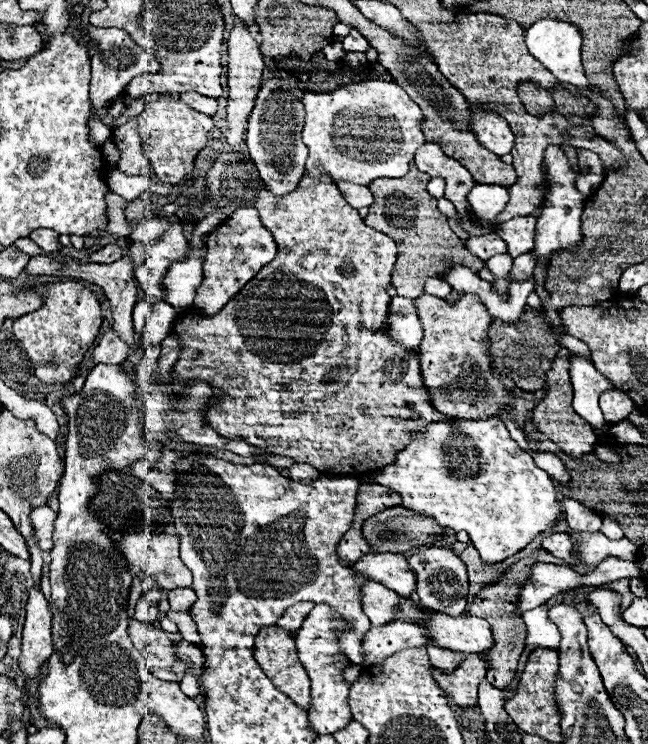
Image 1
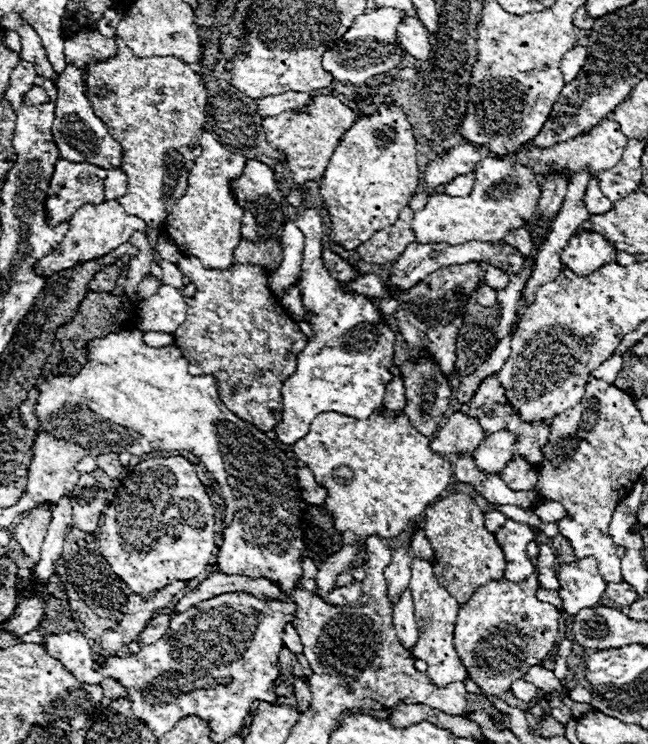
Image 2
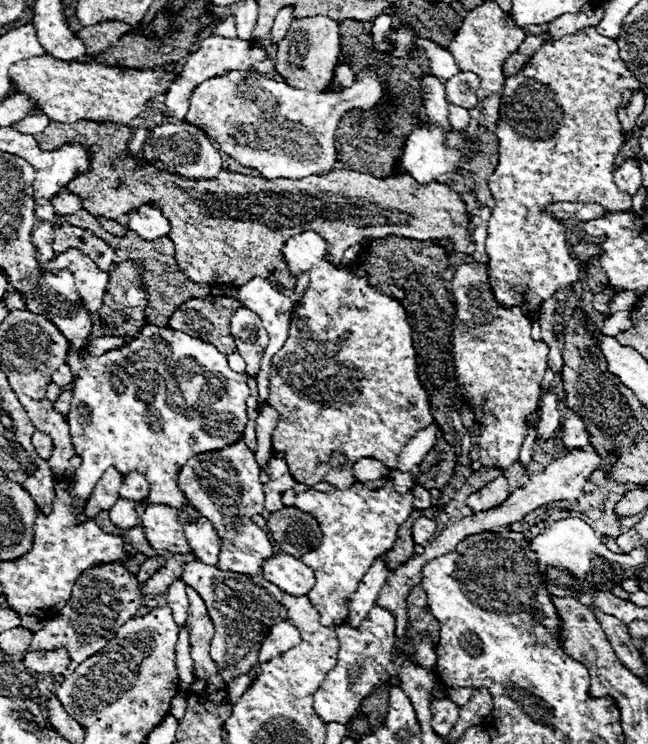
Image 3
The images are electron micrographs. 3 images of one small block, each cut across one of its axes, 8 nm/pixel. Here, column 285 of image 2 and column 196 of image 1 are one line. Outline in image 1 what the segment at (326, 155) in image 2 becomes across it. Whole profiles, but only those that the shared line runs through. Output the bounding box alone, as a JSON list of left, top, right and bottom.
[140,100,214,184]

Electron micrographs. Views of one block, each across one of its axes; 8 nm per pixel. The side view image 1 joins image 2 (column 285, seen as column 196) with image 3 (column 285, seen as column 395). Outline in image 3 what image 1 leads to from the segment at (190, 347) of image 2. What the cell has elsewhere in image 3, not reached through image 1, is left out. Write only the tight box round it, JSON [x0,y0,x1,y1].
[268,230,434,490]

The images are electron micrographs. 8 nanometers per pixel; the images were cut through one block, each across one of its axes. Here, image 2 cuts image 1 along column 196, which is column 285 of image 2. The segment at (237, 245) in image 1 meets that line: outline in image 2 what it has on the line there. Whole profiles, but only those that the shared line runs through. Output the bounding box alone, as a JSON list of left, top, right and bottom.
[278,284,306,322]

